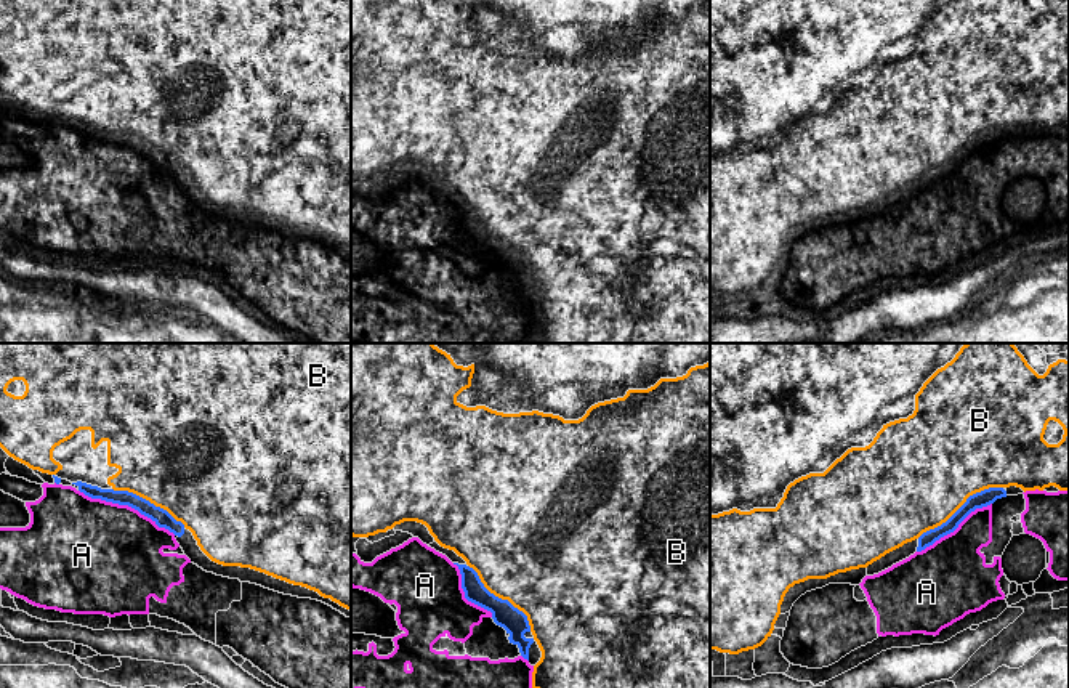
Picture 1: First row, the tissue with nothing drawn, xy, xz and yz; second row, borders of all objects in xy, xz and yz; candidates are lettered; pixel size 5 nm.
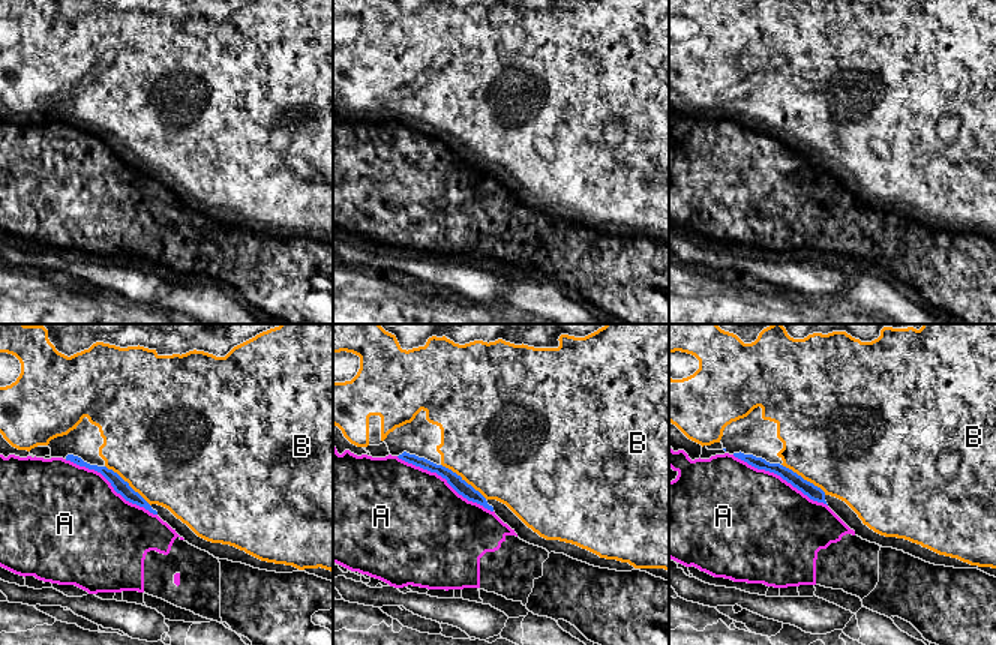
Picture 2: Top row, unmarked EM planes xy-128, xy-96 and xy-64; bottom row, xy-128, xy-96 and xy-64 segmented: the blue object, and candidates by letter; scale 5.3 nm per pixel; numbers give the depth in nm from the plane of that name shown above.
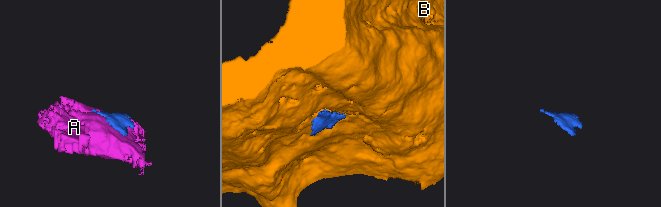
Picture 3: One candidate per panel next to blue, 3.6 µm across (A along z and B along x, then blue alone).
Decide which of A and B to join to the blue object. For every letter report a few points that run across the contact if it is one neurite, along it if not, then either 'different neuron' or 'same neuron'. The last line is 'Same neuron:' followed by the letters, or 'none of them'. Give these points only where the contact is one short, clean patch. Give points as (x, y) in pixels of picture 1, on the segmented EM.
A: different neuron
B: same neuron
Same neuron: B

